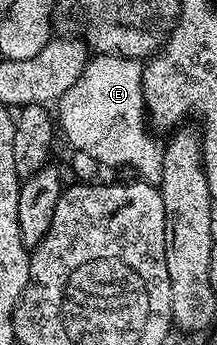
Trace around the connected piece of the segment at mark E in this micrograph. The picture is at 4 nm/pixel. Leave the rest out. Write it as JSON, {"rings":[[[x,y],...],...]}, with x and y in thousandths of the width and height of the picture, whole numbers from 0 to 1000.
{"rings":[[[452,154],[327,258],[258,293],[253,325],[263,313],[267,368],[341,438],[396,443],[484,487],[604,481],[664,525],[714,539],[747,516],[756,426],[687,388],[654,267],[659,197],[650,174]]]}

